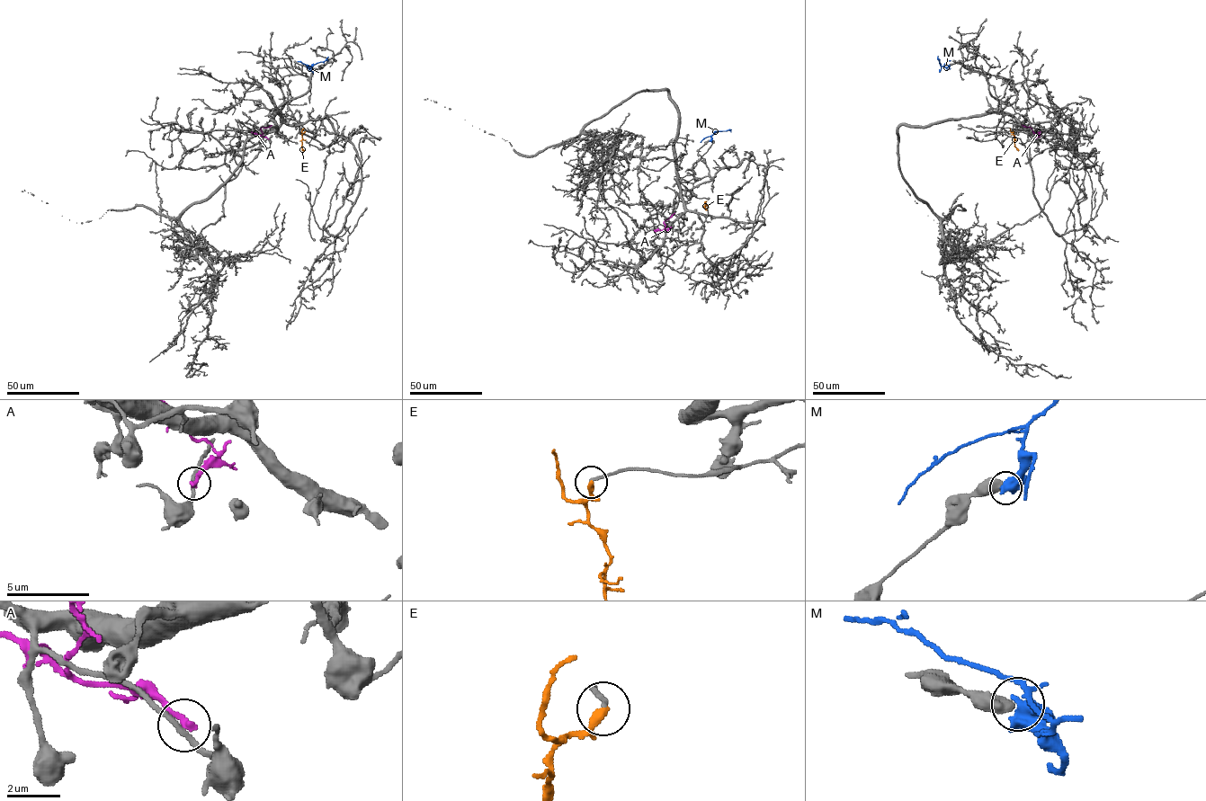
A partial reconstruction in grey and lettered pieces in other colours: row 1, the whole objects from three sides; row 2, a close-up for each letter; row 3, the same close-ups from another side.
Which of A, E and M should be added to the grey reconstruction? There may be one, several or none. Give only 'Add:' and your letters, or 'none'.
Add: none

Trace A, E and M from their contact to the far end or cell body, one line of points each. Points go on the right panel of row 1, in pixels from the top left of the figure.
A: (1036, 138), (1038, 136), (1030, 127), (1022, 125)
E: (1013, 131), (1014, 146), (1018, 150)
M: (949, 65), (942, 66), (938, 56)

